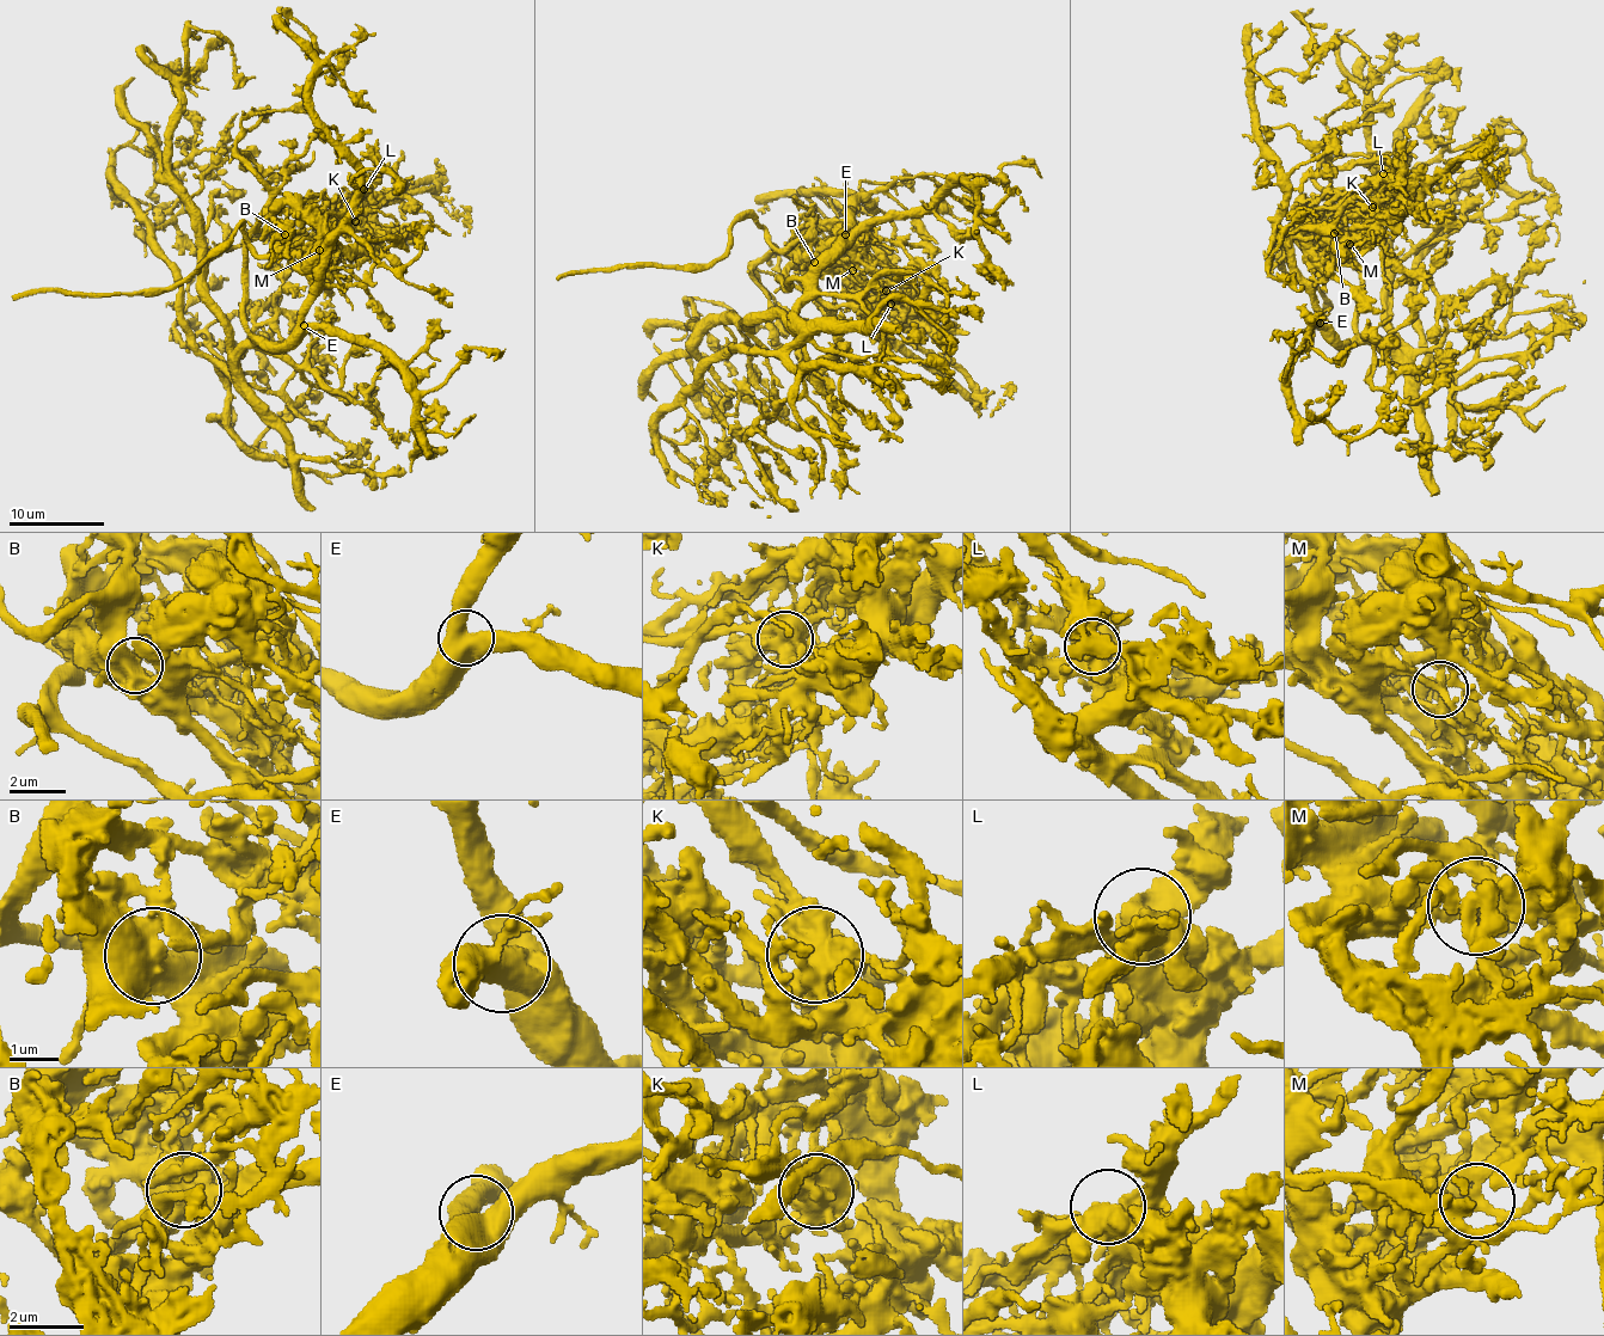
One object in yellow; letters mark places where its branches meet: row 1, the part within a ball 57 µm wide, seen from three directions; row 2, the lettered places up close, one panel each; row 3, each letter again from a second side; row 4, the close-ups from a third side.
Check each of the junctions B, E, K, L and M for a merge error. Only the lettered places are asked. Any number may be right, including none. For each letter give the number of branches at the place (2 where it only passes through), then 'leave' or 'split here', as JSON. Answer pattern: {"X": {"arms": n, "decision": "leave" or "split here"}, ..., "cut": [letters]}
{"B": {"arms": 3, "decision": "split here"}, "E": {"arms": 3, "decision": "leave"}, "K": {"arms": 8, "decision": "split here"}, "L": {"arms": 4, "decision": "leave"}, "M": {"arms": 4, "decision": "split here"}, "cut": ["B", "K", "M"]}

